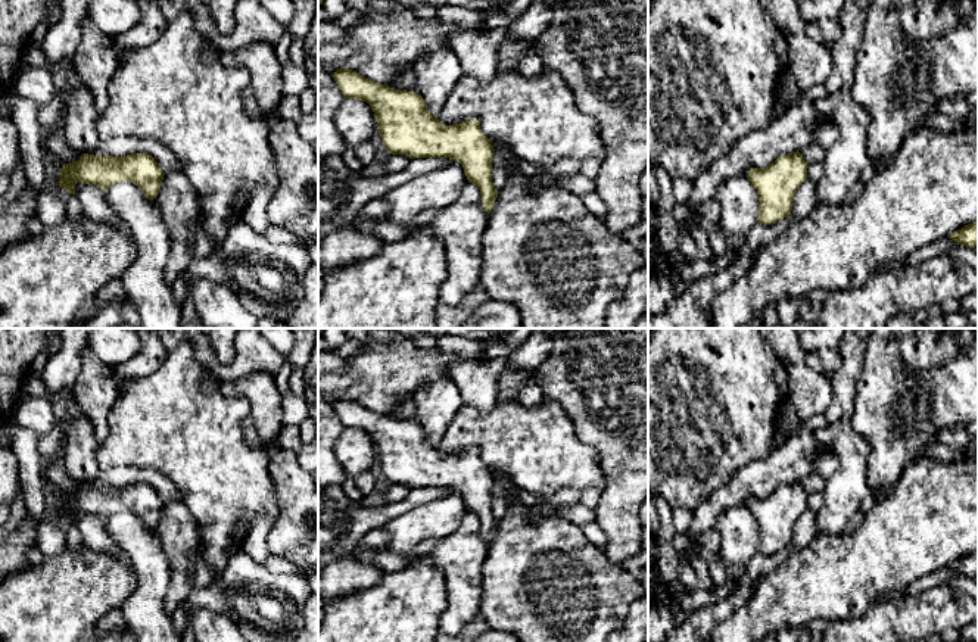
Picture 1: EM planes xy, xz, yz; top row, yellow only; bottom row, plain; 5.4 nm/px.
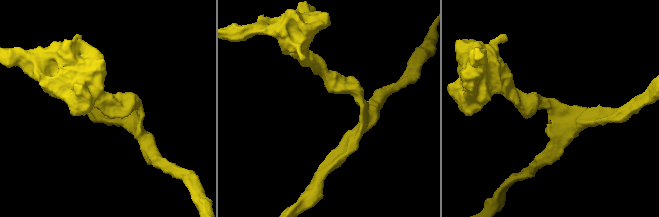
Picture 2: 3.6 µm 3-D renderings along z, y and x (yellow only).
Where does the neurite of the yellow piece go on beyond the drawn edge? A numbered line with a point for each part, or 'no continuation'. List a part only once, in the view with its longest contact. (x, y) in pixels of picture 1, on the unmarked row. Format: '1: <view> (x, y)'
no continuation

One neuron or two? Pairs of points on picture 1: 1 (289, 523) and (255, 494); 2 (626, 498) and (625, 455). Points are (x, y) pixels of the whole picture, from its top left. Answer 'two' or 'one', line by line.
1: two
2: one

